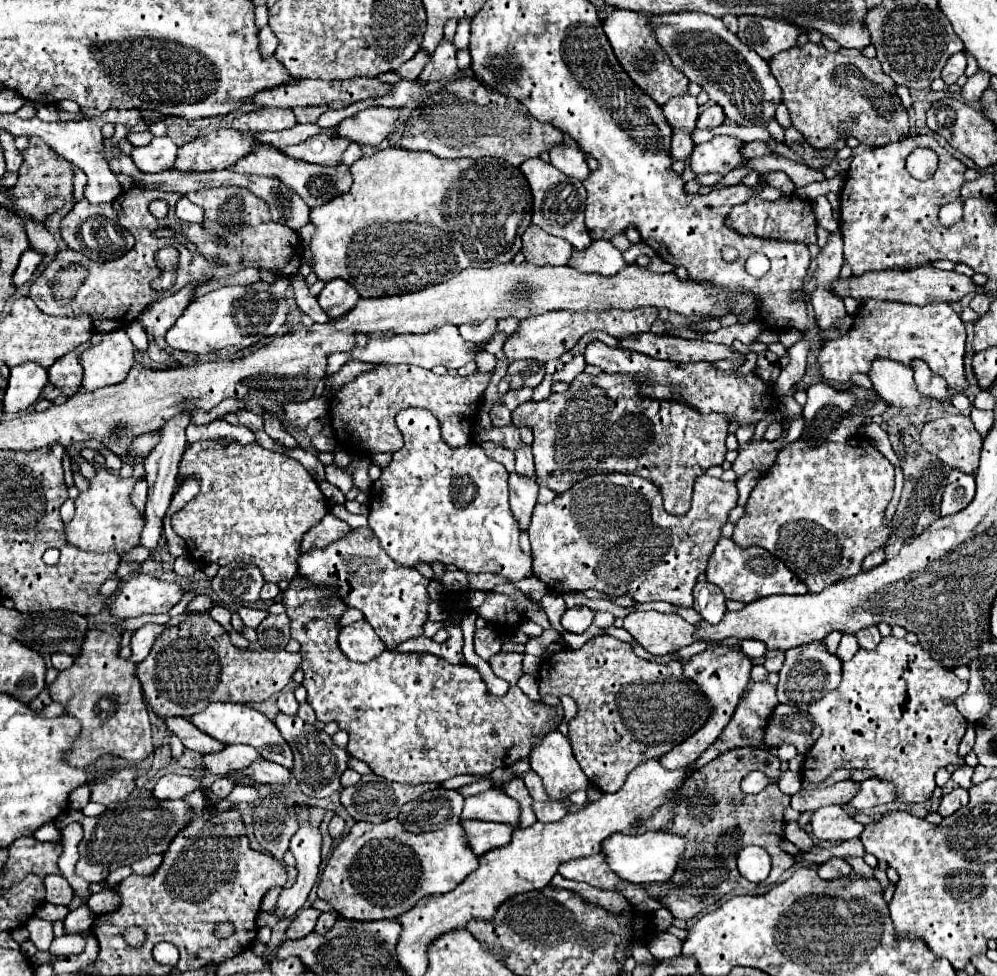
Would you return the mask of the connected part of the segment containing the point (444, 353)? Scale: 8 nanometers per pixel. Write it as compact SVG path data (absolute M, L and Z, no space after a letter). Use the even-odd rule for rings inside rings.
M441 325L435 327L427 333L403 333L403 335L391 335L391 337L369 337L365 347L355 345L351 351L347 353L331 353L329 355L329 375L337 373L347 361L365 361L365 363L385 363L385 365L397 365L397 363L411 363L411 365L419 365L425 369L431 369L435 365L445 365L447 369L459 369L465 363L473 361L473 349L483 349L485 343L475 345L475 343L467 343L463 341L463 337L459 335L455 325Z

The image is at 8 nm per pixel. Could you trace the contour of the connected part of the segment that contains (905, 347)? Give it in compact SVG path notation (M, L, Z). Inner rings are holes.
M867 299L859 305L849 333L837 339L821 341L817 351L819 371L825 381L835 381L841 385L851 385L855 373L869 373L871 361L883 357L897 361L901 365L911 365L915 359L925 361L933 373L947 379L949 387L955 391L965 391L969 387L965 379L965 325L951 305L905 305L895 301L873 301Z

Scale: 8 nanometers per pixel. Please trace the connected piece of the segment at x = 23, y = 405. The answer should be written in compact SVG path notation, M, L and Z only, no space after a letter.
M29 361L13 367L3 399L3 409L7 413L25 411L39 399L39 393L47 383L49 383L47 369L43 369L39 363Z

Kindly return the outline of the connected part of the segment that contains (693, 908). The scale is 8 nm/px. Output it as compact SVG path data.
M757 747L729 749L727 753L721 753L711 763L701 767L701 777L697 777L697 781L689 781L689 785L685 785L685 793L681 793L675 817L665 827L665 831L689 835L689 849L685 851L685 861L681 863L681 869L677 871L677 875L671 877L677 889L659 899L675 917L687 921L731 891L753 891L755 887L759 887L759 883L747 881L737 871L737 855L749 845L763 847L773 861L771 873L761 885L775 883L795 863L793 855L781 849L781 841L785 839L783 811L789 807L791 797L781 793L777 789L777 783L769 783L757 795L747 795L739 789L741 779L755 769L763 771L769 779L779 777L781 769L775 751Z

